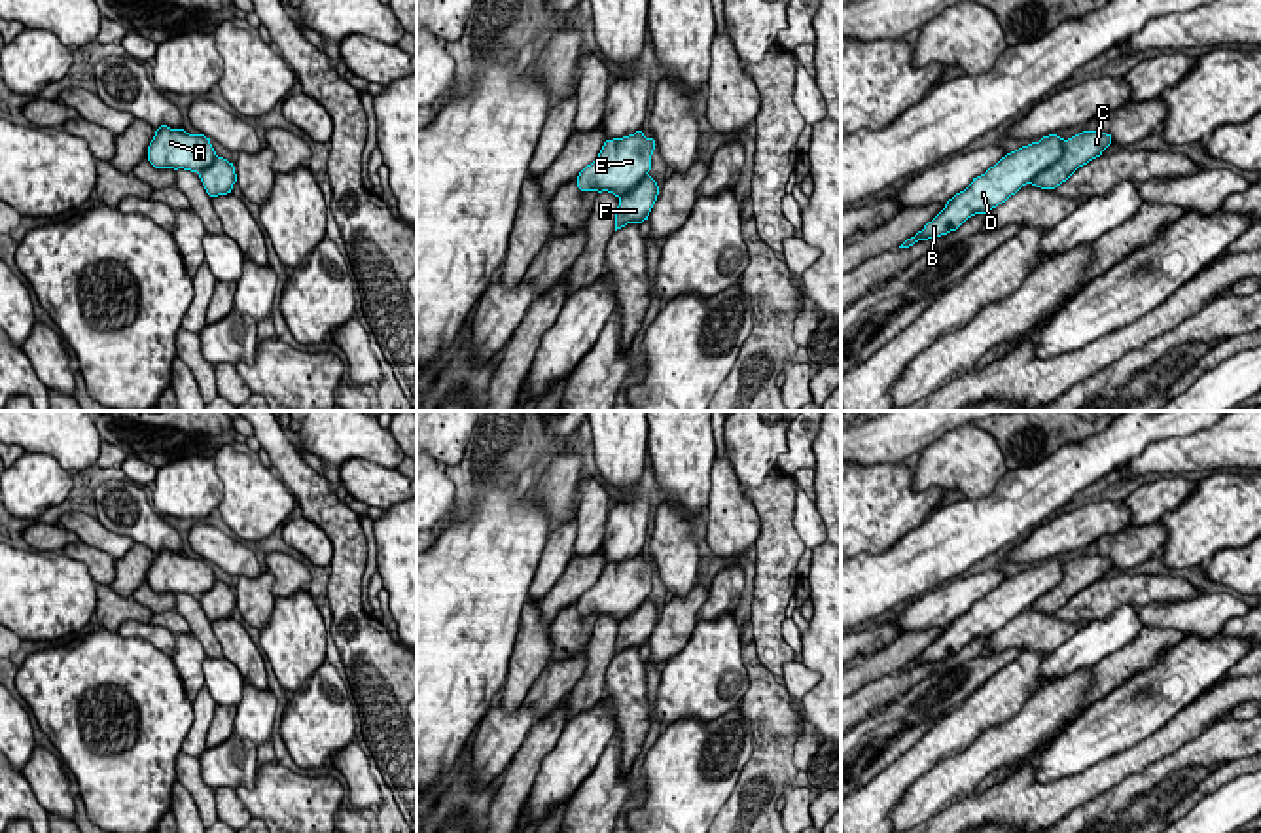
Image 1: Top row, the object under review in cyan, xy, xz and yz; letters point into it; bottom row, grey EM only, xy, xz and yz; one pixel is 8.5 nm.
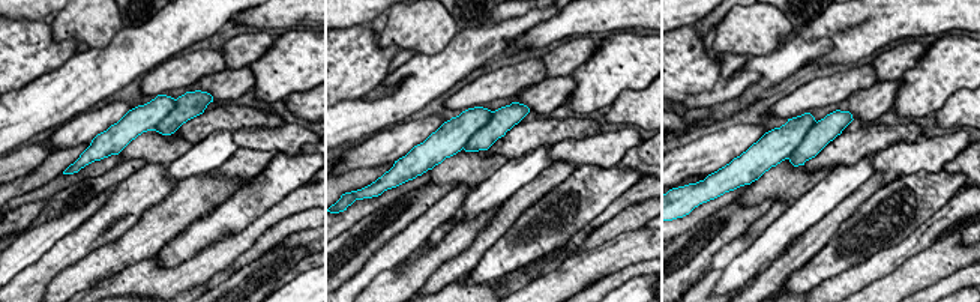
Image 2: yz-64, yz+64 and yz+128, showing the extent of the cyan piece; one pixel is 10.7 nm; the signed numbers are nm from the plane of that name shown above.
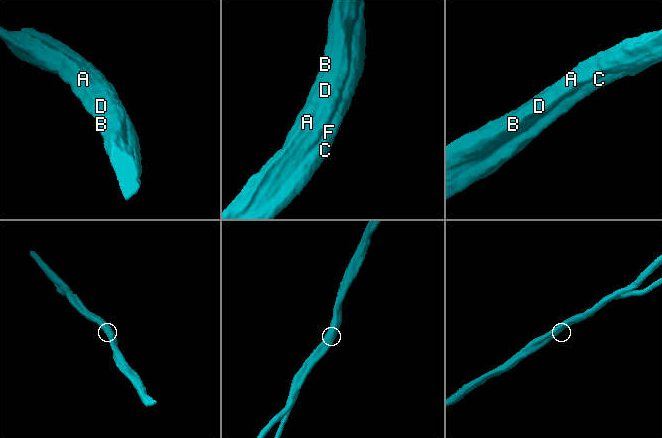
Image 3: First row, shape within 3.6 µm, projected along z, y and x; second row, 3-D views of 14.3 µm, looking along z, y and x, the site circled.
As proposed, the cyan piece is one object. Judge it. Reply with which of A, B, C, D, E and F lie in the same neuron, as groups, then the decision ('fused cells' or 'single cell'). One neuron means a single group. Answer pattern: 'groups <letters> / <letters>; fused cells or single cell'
groups A B D E / C F; fused cells

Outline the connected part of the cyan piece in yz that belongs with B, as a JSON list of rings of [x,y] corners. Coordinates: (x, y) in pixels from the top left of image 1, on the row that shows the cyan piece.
[[[1049,134],[1039,142],[1032,142],[1007,153],[985,174],[973,178],[964,191],[949,199],[945,208],[899,248],[909,248],[918,240],[956,231],[975,214],[988,214],[992,208],[1015,195],[1022,186],[1030,184],[1047,167],[1057,163],[1062,155],[1064,142],[1064,138]]]

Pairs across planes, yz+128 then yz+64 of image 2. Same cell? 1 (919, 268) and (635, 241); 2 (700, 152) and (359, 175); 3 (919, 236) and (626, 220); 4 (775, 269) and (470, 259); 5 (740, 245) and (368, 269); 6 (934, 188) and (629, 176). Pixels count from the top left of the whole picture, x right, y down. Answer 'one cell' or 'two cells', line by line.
1: one cell
2: two cells
3: two cells
4: one cell
5: one cell
6: one cell

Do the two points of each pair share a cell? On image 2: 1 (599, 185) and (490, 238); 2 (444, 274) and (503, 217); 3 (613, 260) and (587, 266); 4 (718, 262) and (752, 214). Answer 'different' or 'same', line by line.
1: different
2: same
3: same
4: different

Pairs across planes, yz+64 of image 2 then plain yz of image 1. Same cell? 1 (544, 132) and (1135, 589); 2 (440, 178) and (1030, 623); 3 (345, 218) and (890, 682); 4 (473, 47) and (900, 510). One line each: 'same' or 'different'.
1: same
2: same
3: same
4: different

